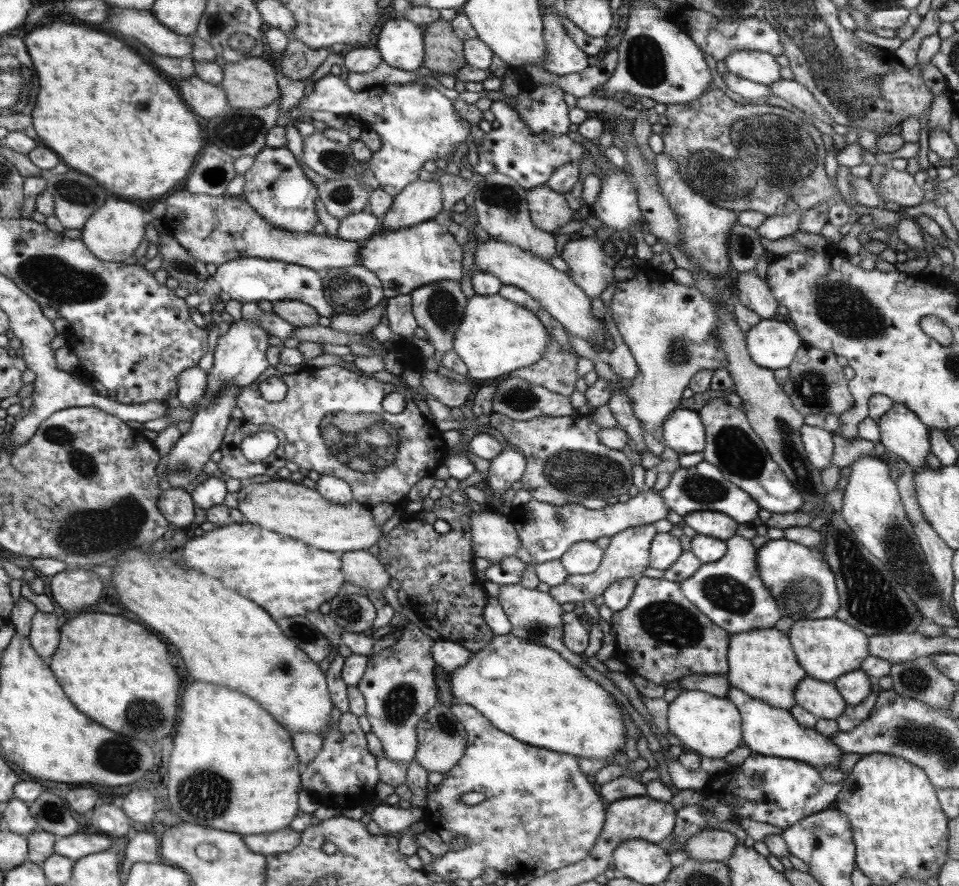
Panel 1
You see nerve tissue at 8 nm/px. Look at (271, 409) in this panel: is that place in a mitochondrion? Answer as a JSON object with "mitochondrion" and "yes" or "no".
{"mitochondrion":"no"}

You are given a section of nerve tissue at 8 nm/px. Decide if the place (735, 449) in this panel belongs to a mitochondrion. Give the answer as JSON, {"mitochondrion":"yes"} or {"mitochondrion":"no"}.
{"mitochondrion":"yes"}

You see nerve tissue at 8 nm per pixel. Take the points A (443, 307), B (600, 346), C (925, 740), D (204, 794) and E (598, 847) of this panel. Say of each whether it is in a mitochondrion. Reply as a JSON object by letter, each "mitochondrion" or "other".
{"A":"mitochondrion","B":"other","C":"mitochondrion","D":"mitochondrion","E":"other"}

